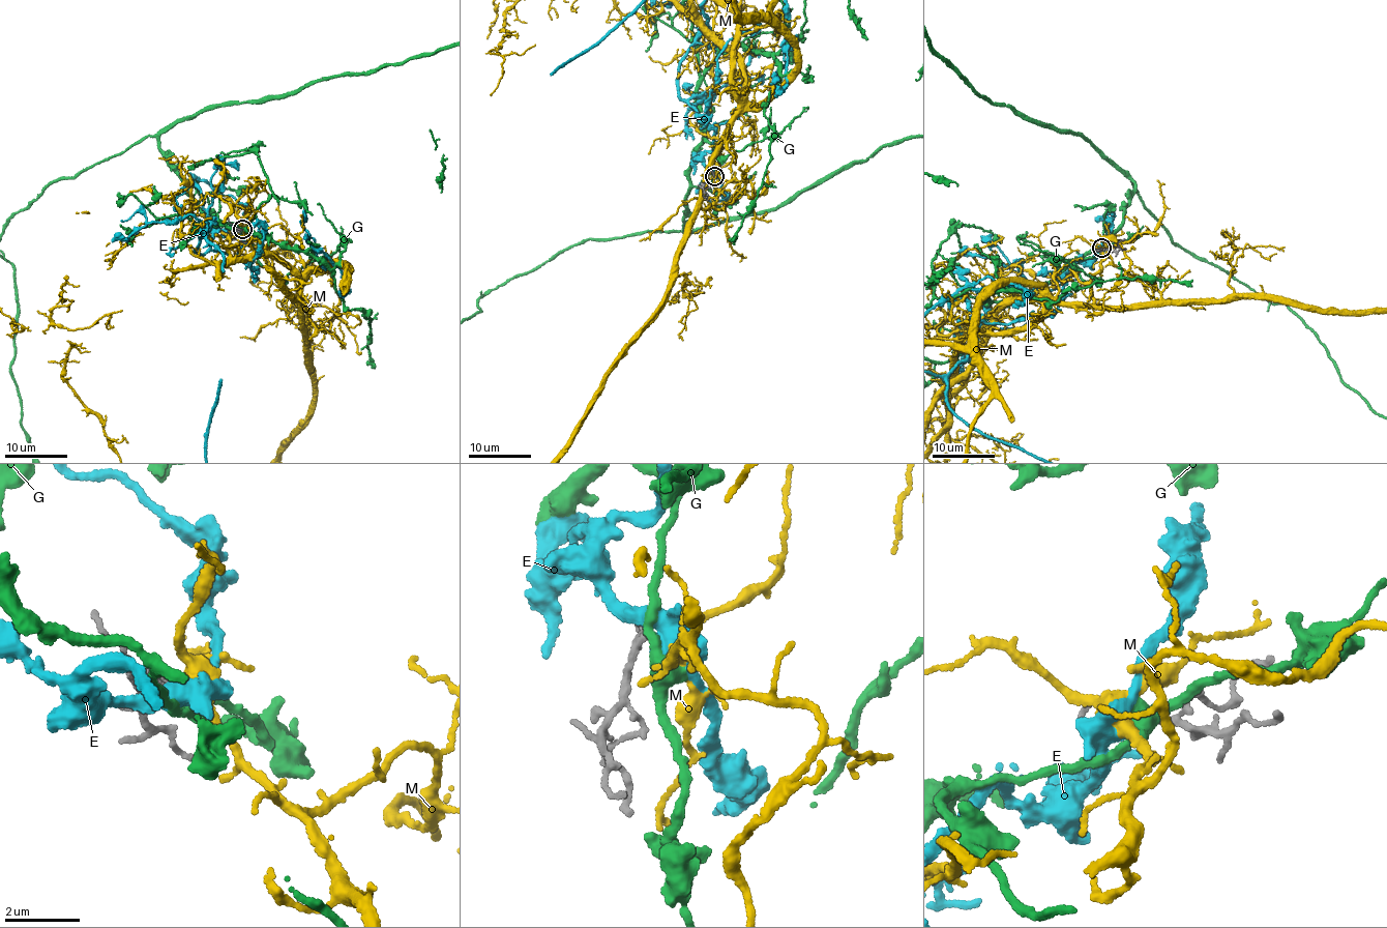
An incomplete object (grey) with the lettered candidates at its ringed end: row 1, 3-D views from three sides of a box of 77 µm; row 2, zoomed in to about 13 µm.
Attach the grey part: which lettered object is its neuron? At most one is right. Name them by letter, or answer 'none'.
M

